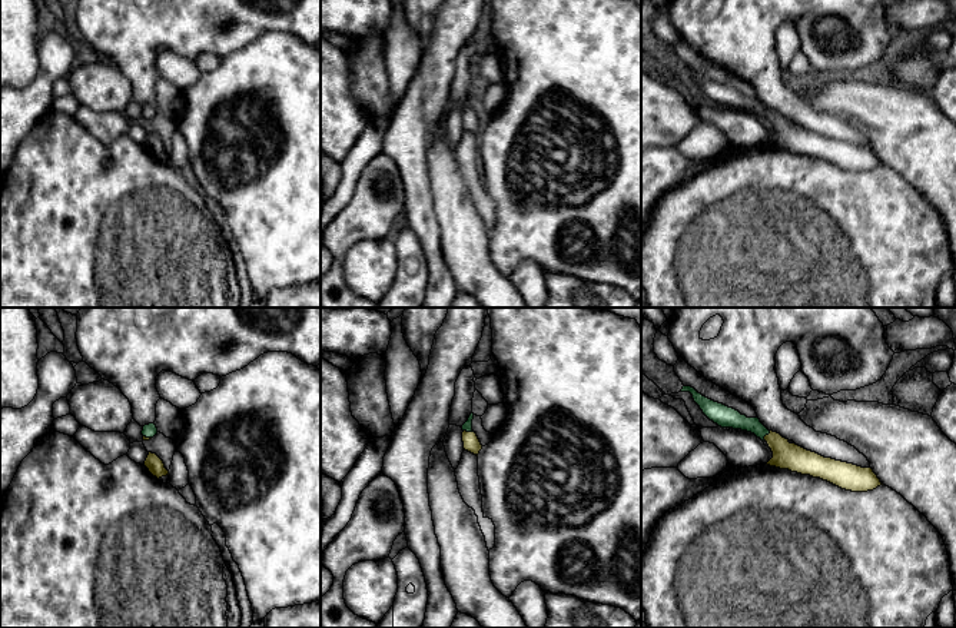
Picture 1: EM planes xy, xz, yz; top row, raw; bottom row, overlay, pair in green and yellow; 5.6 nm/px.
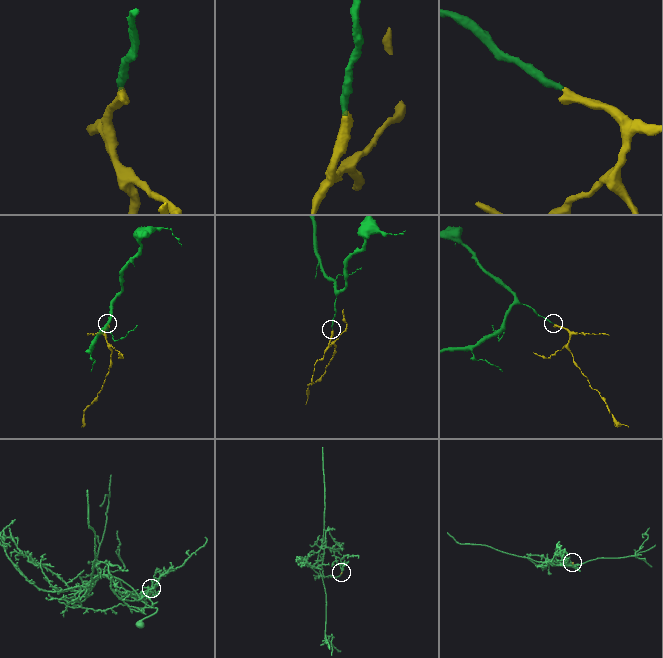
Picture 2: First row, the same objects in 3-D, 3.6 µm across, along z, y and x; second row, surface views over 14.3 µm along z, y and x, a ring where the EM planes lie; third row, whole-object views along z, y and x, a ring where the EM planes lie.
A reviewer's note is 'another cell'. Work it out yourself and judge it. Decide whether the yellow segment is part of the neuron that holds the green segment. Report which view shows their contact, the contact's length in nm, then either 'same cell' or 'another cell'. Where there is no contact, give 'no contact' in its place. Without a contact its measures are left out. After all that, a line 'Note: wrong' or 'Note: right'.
yz | 70 nm | same cell
Note: wrong

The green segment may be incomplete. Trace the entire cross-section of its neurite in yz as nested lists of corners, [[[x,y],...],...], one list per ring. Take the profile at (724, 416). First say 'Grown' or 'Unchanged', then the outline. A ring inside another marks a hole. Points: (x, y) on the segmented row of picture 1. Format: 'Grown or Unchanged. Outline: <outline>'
Grown. Outline: [[[683,386],[681,392],[690,392],[703,413],[718,426],[747,431],[766,441],[773,452],[773,458],[766,465],[820,478],[852,492],[867,492],[883,485],[872,468],[824,458],[790,443],[780,433],[769,431],[759,418],[747,418],[733,408],[703,396],[691,386]]]

